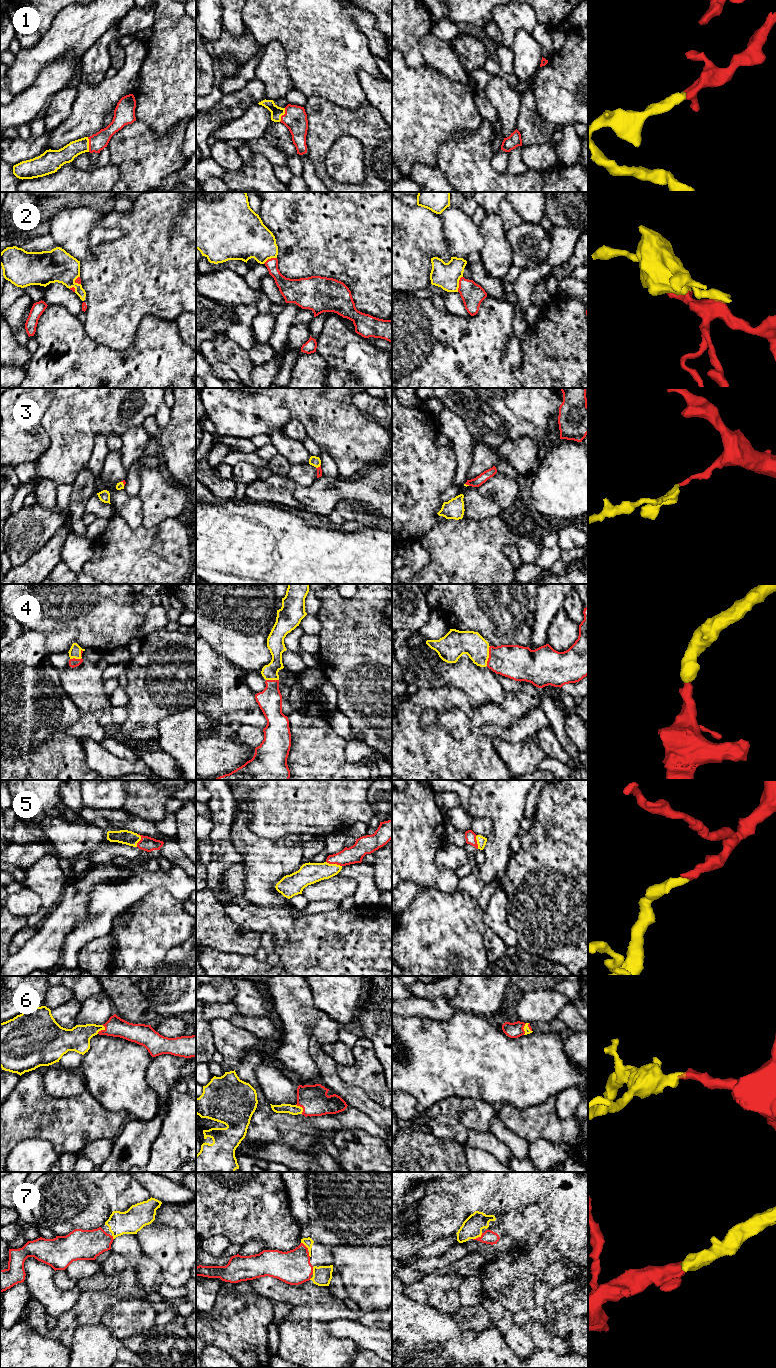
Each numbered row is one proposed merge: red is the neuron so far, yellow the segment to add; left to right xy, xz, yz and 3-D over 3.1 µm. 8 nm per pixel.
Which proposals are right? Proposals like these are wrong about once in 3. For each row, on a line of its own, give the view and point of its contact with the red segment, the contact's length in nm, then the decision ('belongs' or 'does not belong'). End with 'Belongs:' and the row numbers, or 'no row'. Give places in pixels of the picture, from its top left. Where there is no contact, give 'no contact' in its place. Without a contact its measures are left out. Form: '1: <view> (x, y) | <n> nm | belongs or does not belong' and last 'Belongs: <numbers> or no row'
1: xy (89, 144) | 120 nm | belongs
2: yz (459, 284) | 130 nm | does not belong
3: xz (318, 467) | 50 nm | belongs
4: xy (79, 659) | 130 nm | belongs
5: xz (334, 863) | 130 nm | belongs
6: yz (523, 1027) | 110 nm | belongs
7: yz (478, 1237) | 90 nm | belongs
Belongs: 1, 3, 4, 5, 6, 7

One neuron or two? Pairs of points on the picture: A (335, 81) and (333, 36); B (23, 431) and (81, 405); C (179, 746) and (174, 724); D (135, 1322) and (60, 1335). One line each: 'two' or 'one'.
A: one
B: two
C: one
D: two

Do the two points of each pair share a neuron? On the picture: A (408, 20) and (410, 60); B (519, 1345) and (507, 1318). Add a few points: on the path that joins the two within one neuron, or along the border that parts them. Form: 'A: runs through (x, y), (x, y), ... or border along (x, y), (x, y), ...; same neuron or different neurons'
A: runs through (408, 30), (410, 50); same neuron
B: runs through (518, 1338), (508, 1325); same neuron

